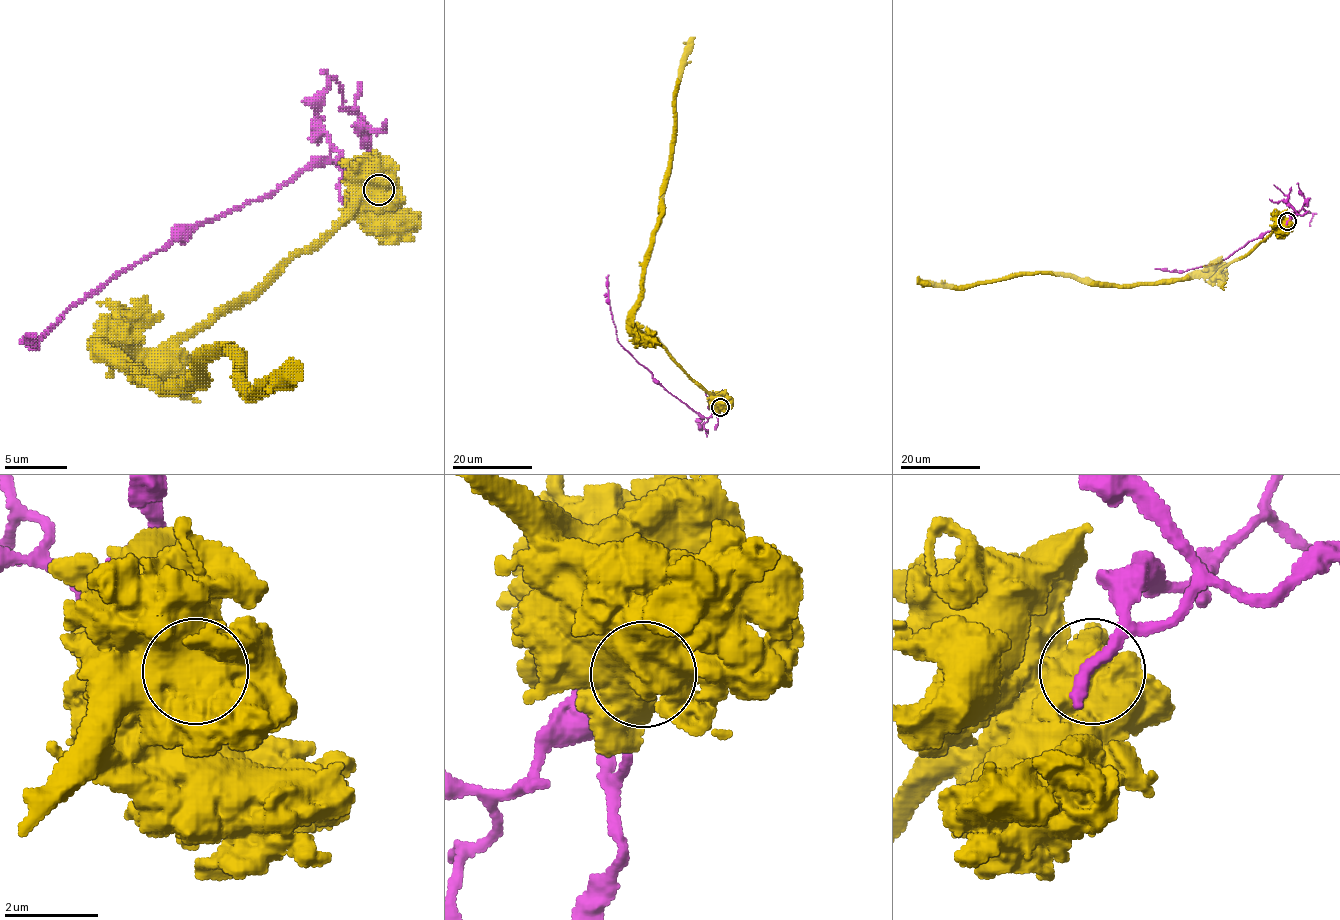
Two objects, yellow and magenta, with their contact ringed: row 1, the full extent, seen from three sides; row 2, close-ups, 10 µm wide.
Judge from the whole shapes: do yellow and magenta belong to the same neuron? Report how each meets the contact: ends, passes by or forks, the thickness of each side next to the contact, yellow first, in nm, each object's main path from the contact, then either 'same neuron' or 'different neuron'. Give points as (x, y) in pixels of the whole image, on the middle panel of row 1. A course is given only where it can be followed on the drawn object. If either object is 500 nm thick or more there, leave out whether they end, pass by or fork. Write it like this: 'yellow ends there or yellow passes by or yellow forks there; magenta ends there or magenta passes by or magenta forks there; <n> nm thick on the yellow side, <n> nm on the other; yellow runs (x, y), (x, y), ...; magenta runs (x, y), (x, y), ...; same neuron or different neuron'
950 nm thick on the yellow side, 360 nm on the other; yellow runs (720, 408), (634, 322), (644, 256), (660, 214), (667, 180), (680, 60), (695, 37); magenta runs (720, 407), (708, 417), (701, 417), (669, 393), (619, 342), (609, 299), (609, 275); different neuron

